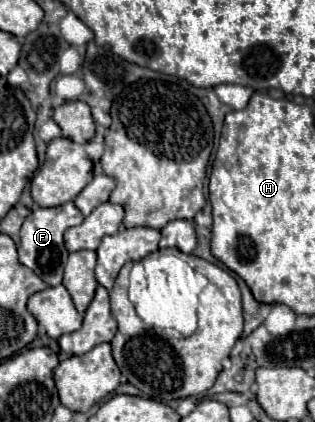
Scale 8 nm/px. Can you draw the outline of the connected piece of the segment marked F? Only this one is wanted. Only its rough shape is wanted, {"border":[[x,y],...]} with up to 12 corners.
{"border":[[73,202],[35,206],[21,226],[19,262],[45,284],[63,280],[63,232],[83,222]]}

